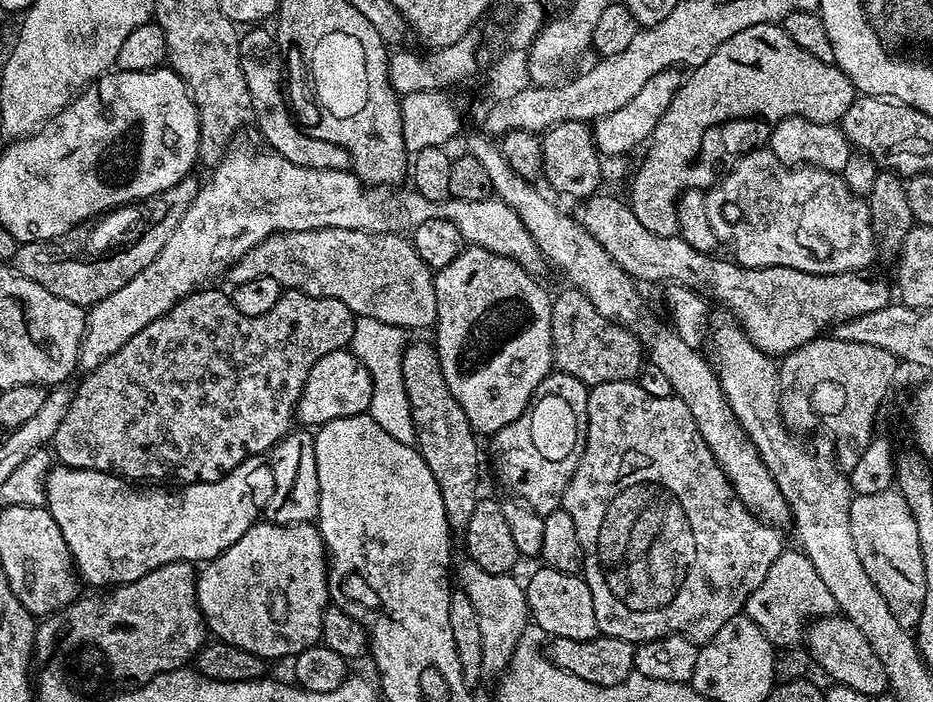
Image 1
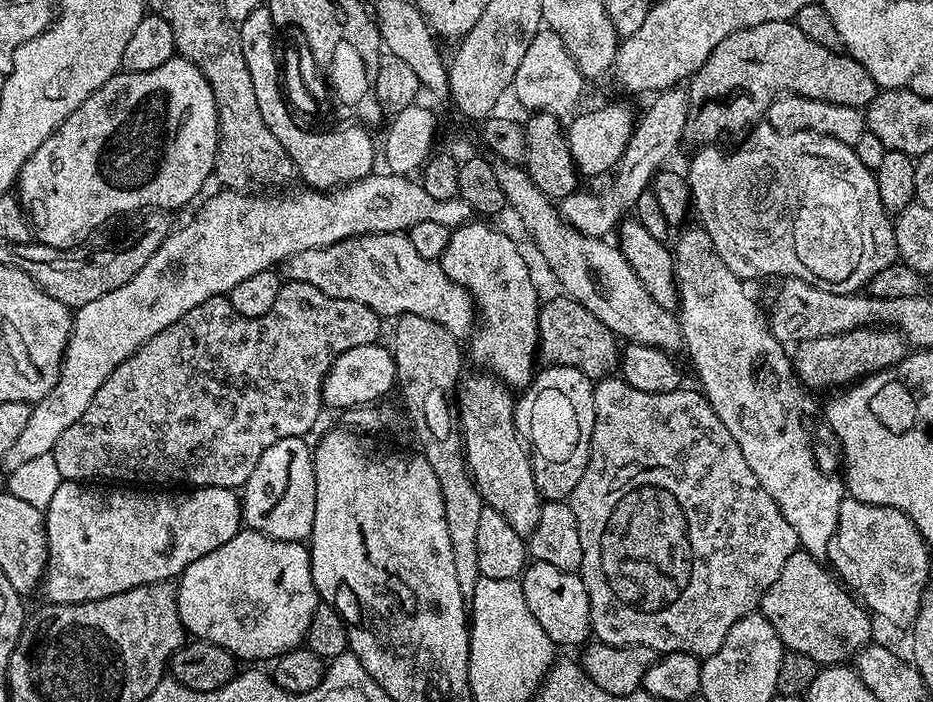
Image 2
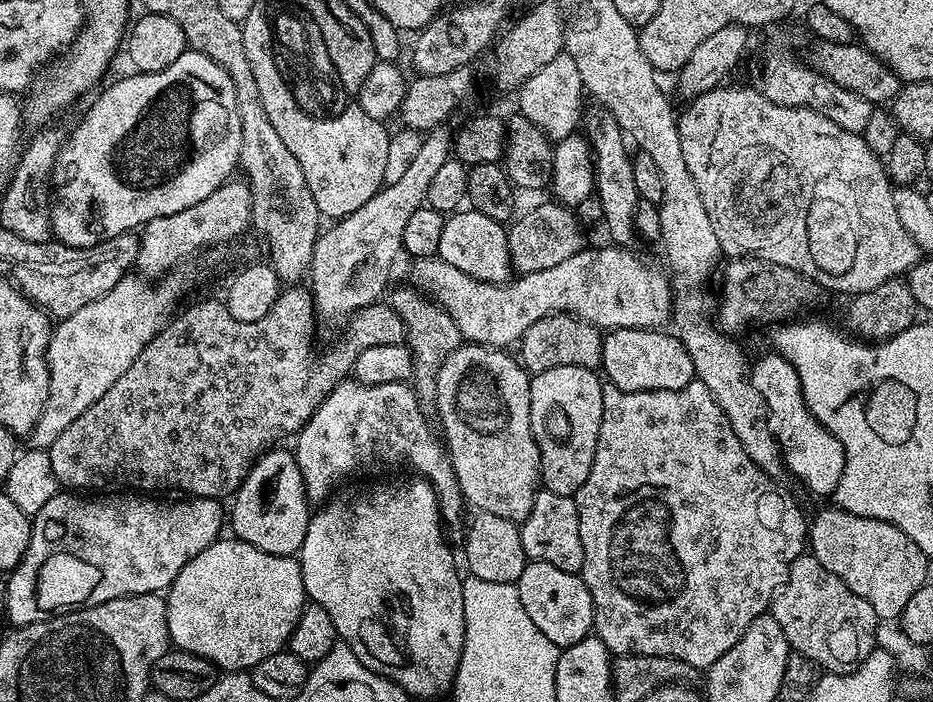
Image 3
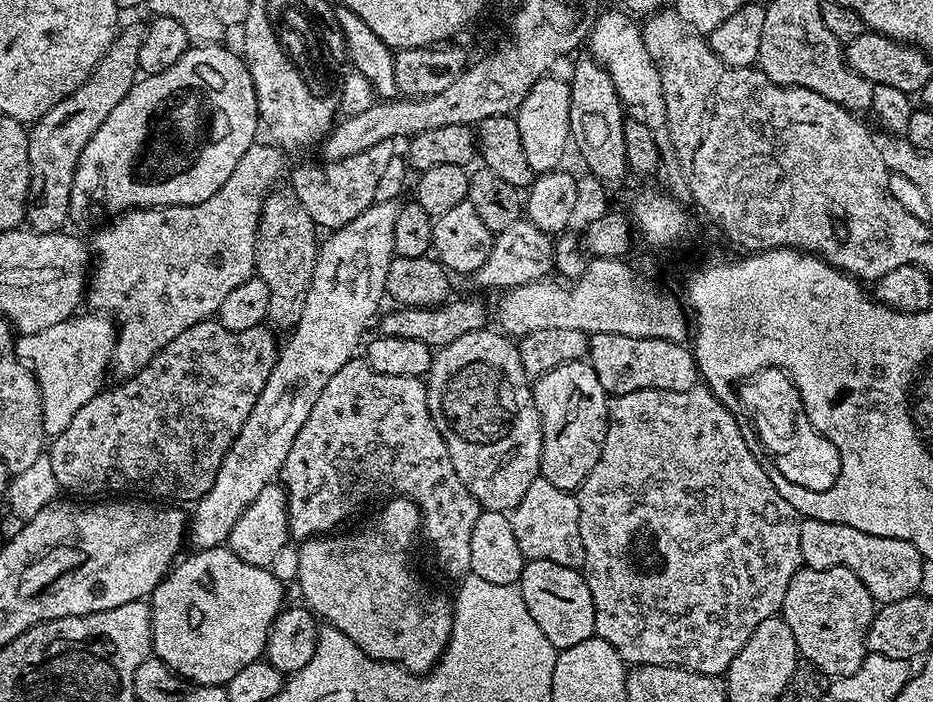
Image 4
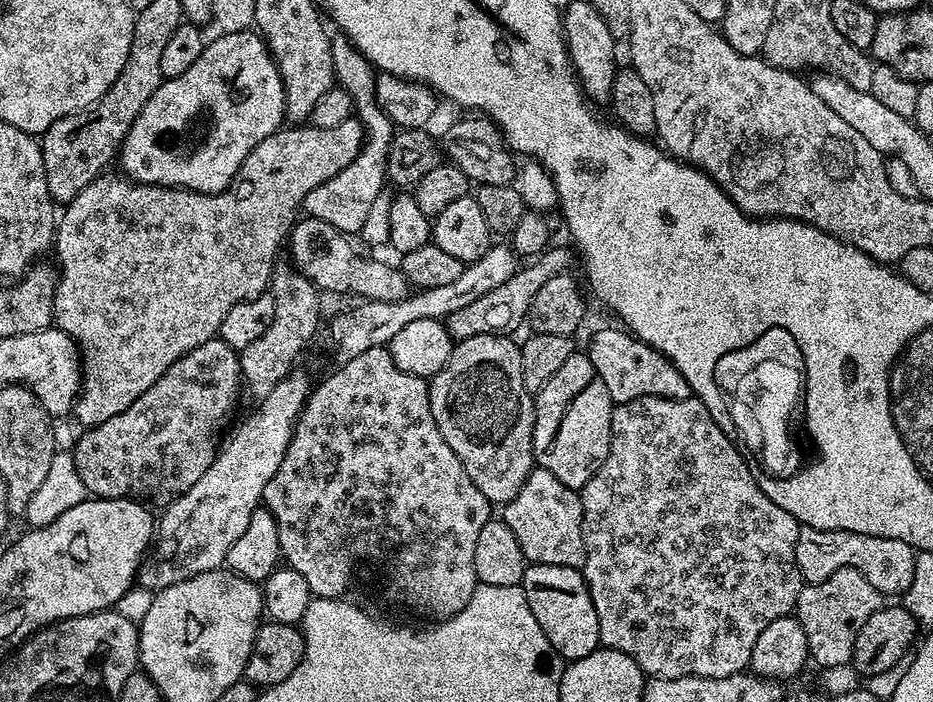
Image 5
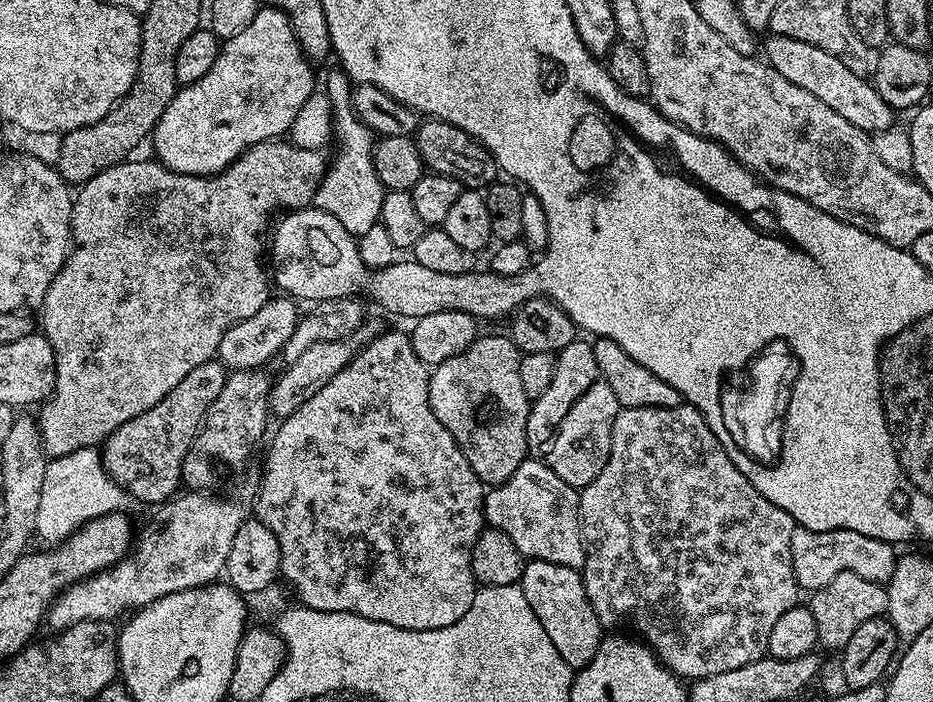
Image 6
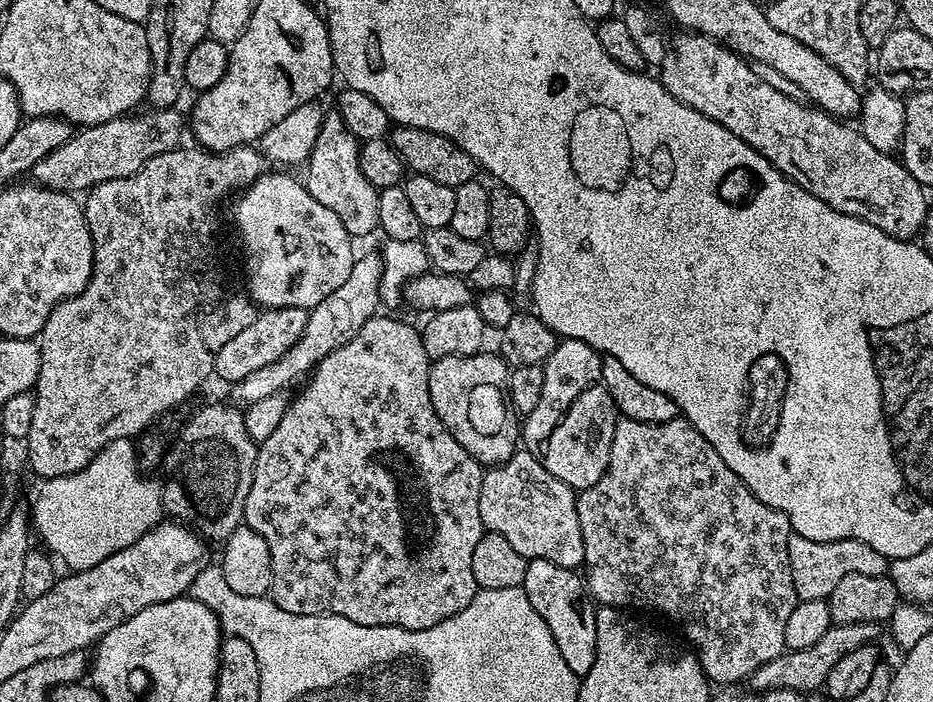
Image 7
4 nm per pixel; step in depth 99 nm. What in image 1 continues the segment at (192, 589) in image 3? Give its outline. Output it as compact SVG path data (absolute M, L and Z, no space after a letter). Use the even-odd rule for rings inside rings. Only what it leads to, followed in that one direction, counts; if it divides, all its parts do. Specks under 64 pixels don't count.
M267 522L252 524L250 530L246 530L246 534L242 534L242 538L238 538L238 542L234 542L234 546L230 546L222 554L218 554L212 560L207 561L199 569L196 577L196 598L200 613L204 616L207 631L211 635L213 632L216 635L213 637L219 643L238 646L242 650L250 650L250 654L258 654L268 662L280 660L283 656L295 658L302 650L313 648L315 644L321 643L322 614L330 604L328 599L328 554L324 551L324 539L320 536L319 527L312 522L307 524L269 524Z

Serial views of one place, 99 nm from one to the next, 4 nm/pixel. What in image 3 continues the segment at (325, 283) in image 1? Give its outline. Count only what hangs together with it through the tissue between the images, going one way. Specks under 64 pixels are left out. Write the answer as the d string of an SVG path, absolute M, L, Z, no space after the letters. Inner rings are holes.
M607 246L608 248L585 247L582 252L575 252L566 262L558 262L558 266L550 266L550 270L525 272L506 284L491 284L478 278L470 278L470 274L462 274L450 266L450 262L439 258L416 260L416 273L411 283L425 296L436 301L454 318L454 326L458 326L461 337L474 344L484 344L487 348L507 349L508 344L515 345L542 318L553 314L577 316L588 324L601 330L614 328L654 328L663 329L664 324L674 316L674 293L670 276L663 267L655 268L652 264L643 264L638 257L624 246Z

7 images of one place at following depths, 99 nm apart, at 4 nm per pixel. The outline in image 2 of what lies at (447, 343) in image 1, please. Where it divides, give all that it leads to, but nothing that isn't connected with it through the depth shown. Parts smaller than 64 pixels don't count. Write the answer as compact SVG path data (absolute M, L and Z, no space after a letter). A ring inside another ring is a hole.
M469 222L460 228L452 229L452 237L446 246L444 255L439 262L442 270L446 270L448 277L458 286L462 286L469 292L478 309L479 319L484 320L484 329L473 331L466 344L466 356L473 360L473 365L487 370L498 377L503 384L512 390L523 390L532 382L533 376L538 371L538 349L540 335L538 334L538 322L540 321L540 305L542 296L536 293L536 284L532 281L532 272L520 253L520 248L504 232L491 228L491 223Z

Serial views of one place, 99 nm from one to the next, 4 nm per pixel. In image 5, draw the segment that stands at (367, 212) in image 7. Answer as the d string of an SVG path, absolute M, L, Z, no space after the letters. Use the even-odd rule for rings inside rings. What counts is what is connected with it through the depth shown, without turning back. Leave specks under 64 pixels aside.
M383 112L373 114L366 122L366 139L364 147L346 170L334 174L322 186L314 186L310 194L306 194L302 208L313 220L321 220L334 226L345 234L359 233L366 222L366 214L370 214L370 205L380 192L385 191L388 174L388 151L392 145L394 125Z

